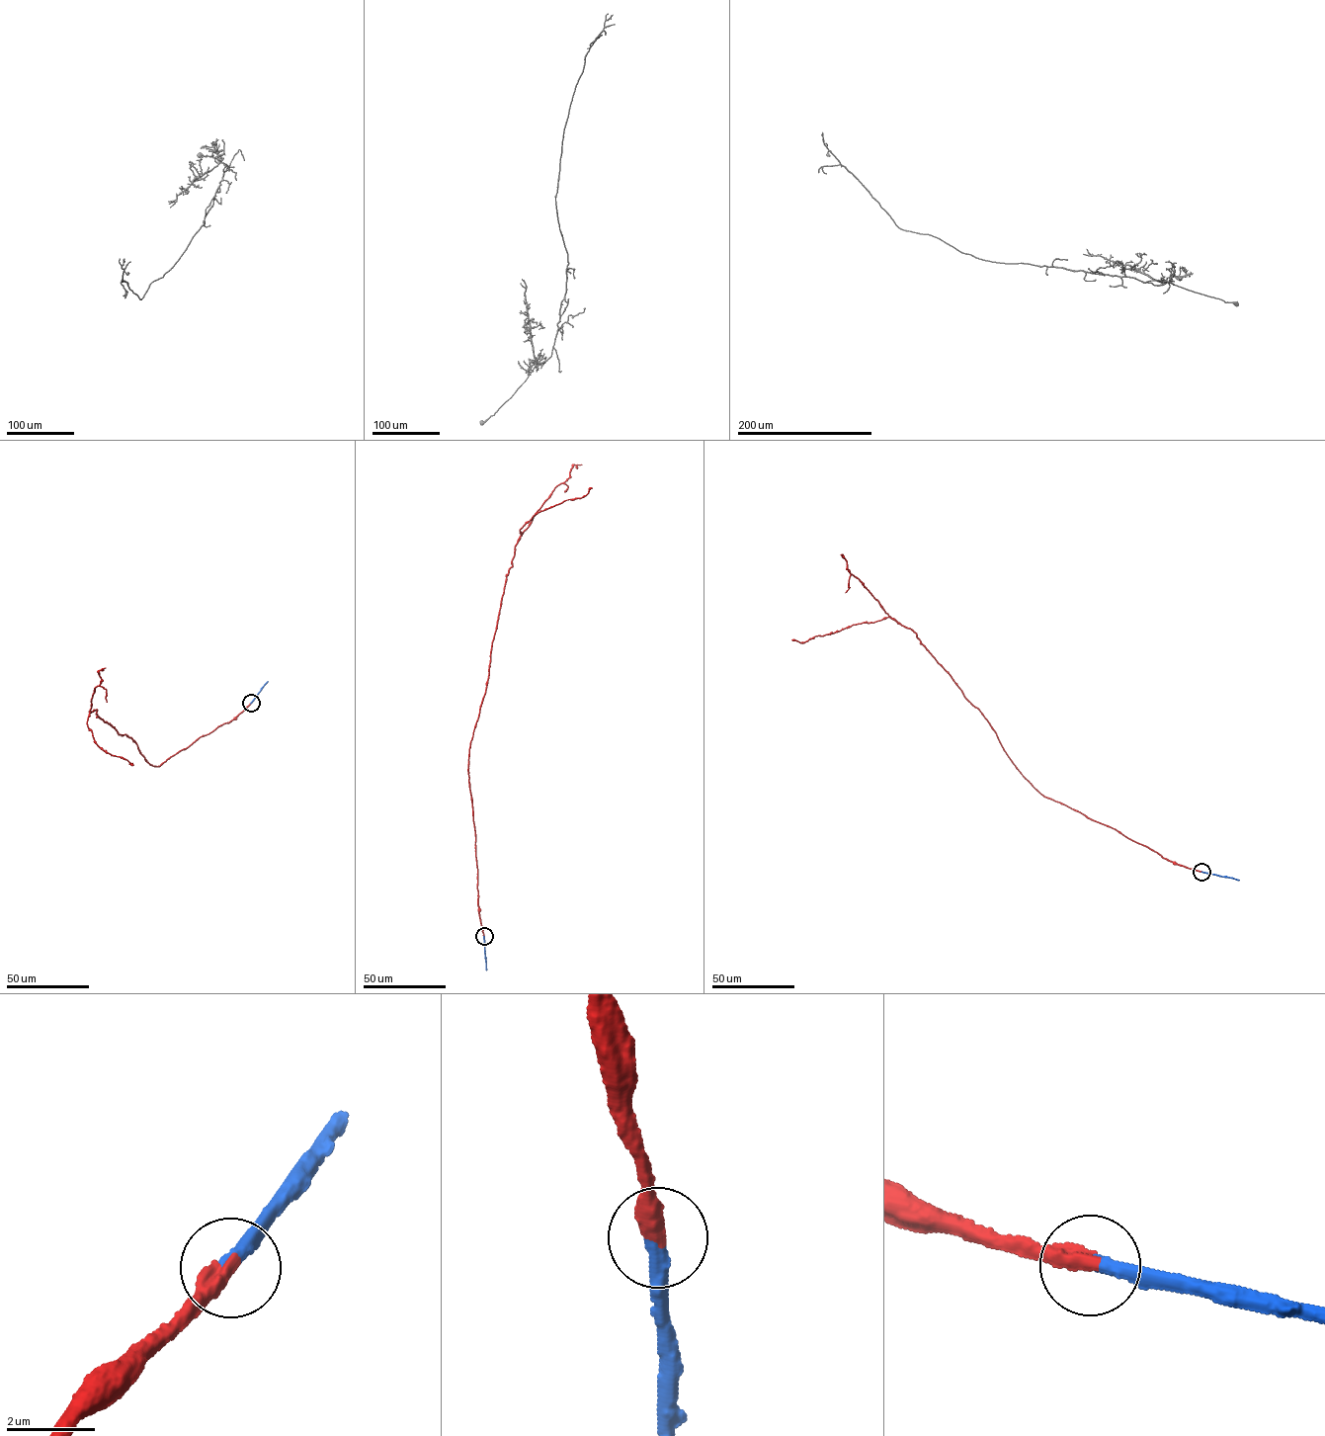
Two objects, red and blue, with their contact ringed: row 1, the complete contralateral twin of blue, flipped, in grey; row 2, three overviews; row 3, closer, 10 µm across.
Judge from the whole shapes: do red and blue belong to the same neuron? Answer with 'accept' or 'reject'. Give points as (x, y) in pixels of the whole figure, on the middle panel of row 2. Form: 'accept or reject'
accept

